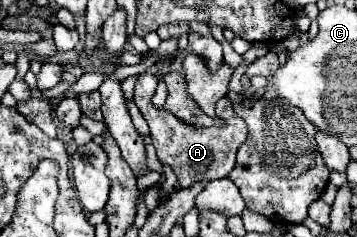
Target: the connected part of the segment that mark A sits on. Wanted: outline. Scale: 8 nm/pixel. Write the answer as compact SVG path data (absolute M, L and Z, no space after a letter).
M141 74L135 84L135 102L145 116L149 128L151 128L151 140L157 150L157 158L161 164L167 164L173 168L177 176L177 184L173 190L191 188L195 182L209 182L215 178L225 178L235 166L235 154L237 148L247 138L247 126L233 110L232 102L225 96L216 104L216 116L223 119L225 126L191 126L183 120L179 120L175 114L165 110L163 106L153 106L151 98L155 94L155 76L153 74Z

